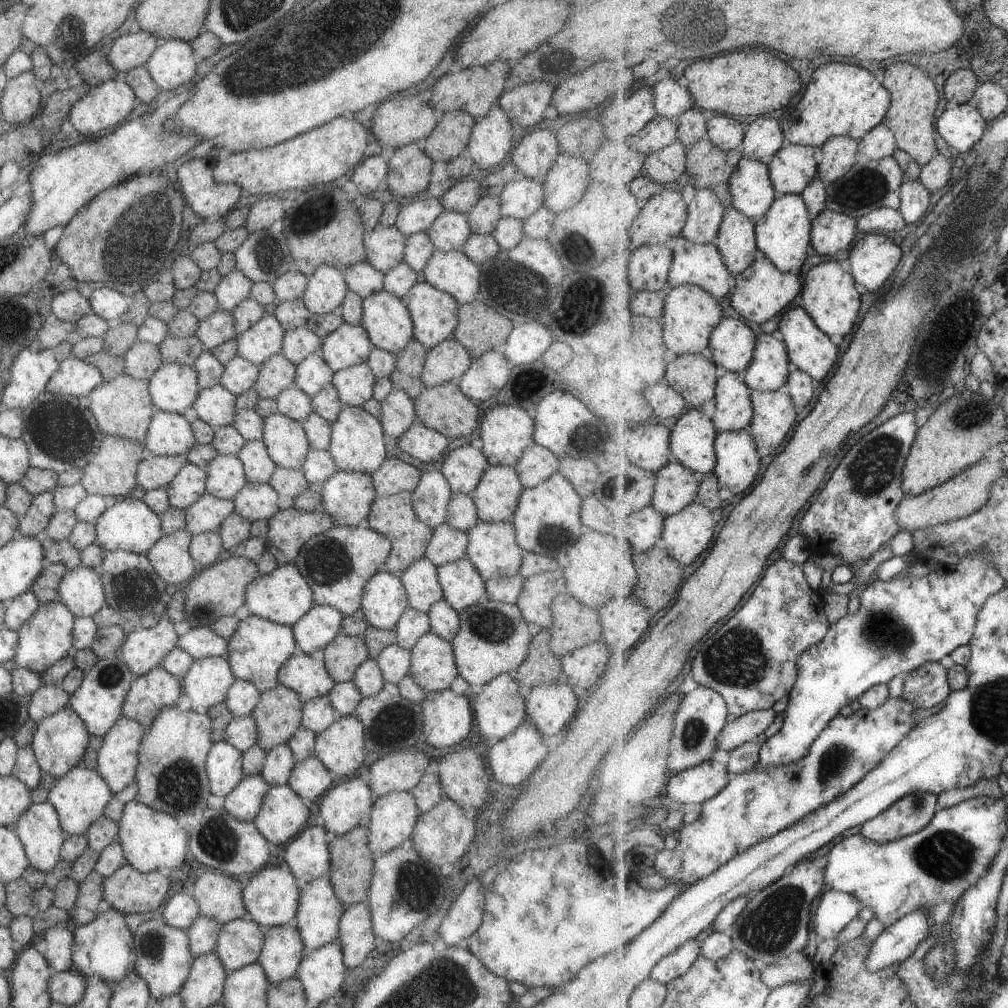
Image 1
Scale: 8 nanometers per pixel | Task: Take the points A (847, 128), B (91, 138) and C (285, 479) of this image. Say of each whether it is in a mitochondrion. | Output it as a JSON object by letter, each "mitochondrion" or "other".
{"A":"other","B":"other","C":"other"}

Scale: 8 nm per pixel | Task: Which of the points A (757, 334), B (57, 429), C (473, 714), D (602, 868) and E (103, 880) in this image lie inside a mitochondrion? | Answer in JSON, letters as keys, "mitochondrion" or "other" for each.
{"A":"other","B":"mitochondrion","C":"other","D":"other","E":"other"}

